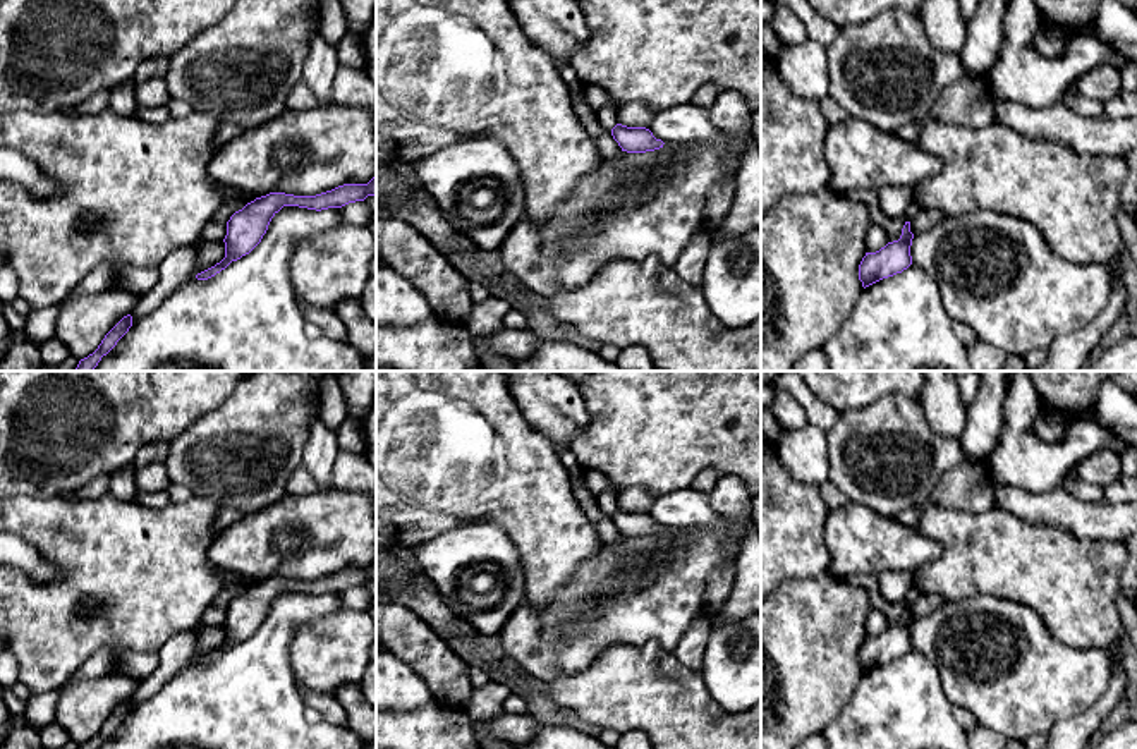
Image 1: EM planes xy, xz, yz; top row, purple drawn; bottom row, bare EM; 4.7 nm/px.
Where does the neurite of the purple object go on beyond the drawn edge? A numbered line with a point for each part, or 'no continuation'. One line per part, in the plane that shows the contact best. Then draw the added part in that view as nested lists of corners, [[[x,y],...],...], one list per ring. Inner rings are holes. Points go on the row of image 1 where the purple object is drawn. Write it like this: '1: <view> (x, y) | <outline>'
no continuation

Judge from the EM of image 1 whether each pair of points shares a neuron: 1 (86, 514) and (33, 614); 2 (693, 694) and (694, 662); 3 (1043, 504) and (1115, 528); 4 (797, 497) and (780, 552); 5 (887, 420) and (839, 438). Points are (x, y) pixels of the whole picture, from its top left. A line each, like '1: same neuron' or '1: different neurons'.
1: same neuron
2: different neurons
3: same neuron
4: same neuron
5: same neuron

